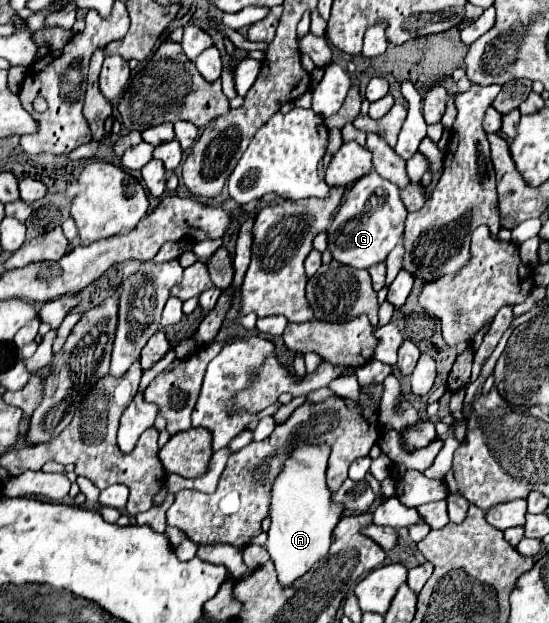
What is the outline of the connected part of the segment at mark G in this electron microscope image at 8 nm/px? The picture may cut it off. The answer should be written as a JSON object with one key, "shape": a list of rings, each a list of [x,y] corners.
{"shape":[[[375,171],[361,177],[347,193],[347,199],[339,207],[329,227],[329,251],[337,261],[355,269],[369,269],[371,265],[383,263],[389,251],[403,237],[407,209],[399,197],[397,185],[383,179]]]}

